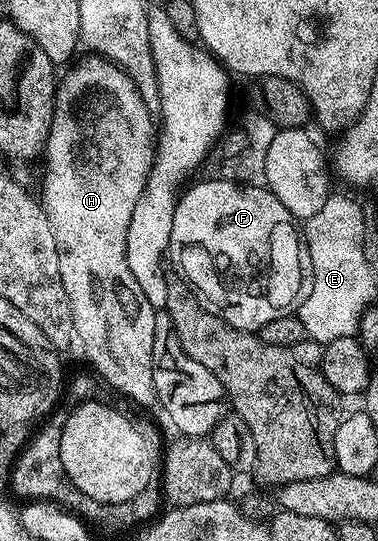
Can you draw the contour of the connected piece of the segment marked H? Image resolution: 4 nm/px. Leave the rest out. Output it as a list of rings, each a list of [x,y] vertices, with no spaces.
[[[86,55],[75,69],[65,70],[66,78],[59,80],[56,85],[54,98],[54,119],[50,134],[46,140],[46,183],[40,192],[40,200],[48,215],[48,223],[52,227],[52,235],[56,239],[56,251],[60,259],[60,279],[64,283],[64,291],[68,295],[68,303],[72,307],[72,319],[76,323],[76,341],[86,352],[88,360],[94,364],[93,372],[99,378],[103,377],[114,389],[119,389],[126,397],[131,397],[138,405],[154,405],[154,380],[152,379],[152,343],[154,342],[154,315],[156,310],[148,299],[144,299],[144,291],[140,291],[140,283],[136,283],[136,275],[132,275],[132,267],[128,267],[126,244],[128,243],[128,223],[132,219],[132,211],[136,211],[136,203],[146,186],[148,175],[154,166],[154,151],[156,148],[156,121],[150,118],[150,109],[146,106],[147,98],[142,90],[137,89],[132,79],[117,63],[102,55]]]

